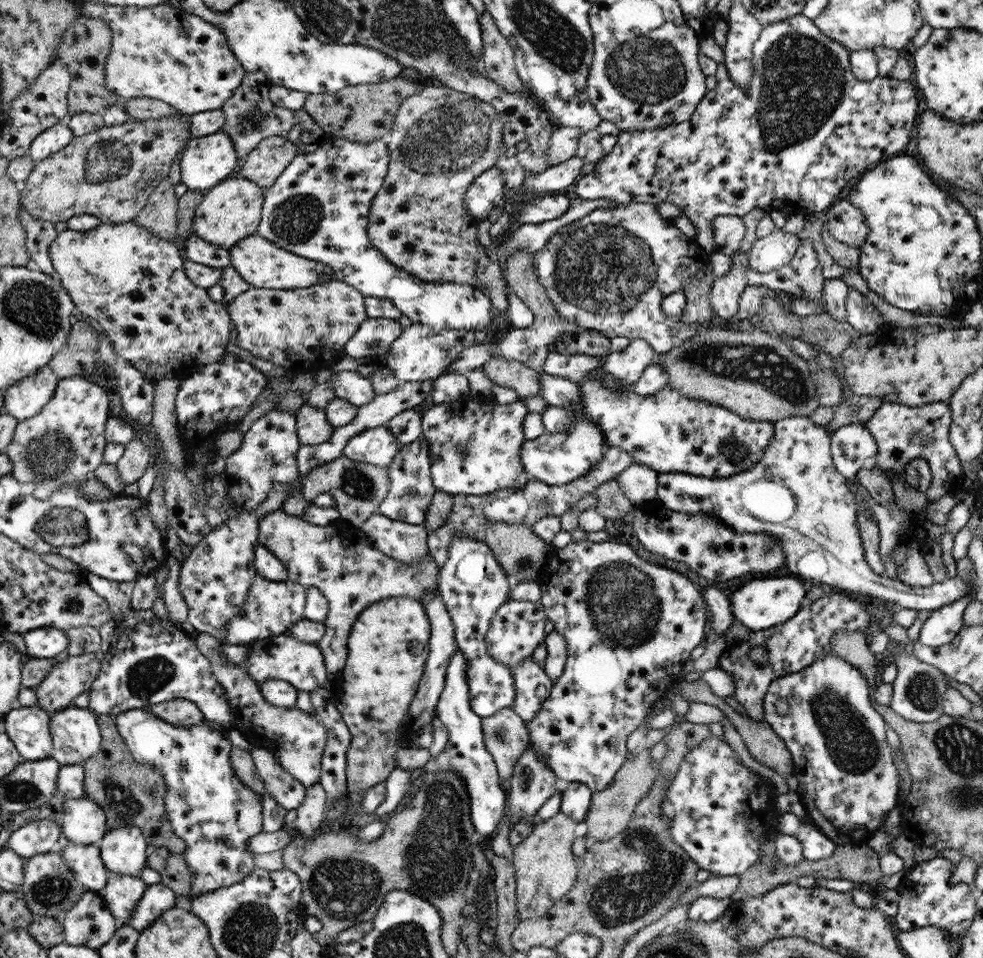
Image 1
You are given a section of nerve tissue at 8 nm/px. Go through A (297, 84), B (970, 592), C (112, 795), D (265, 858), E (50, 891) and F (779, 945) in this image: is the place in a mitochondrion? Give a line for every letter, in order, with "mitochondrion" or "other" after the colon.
A: other
B: other
C: mitochondrion
D: other
E: mitochondrion
F: other

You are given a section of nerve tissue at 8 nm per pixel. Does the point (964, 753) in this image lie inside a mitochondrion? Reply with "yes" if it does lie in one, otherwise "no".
yes

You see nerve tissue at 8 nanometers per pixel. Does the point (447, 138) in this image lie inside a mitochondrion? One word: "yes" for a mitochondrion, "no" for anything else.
yes

